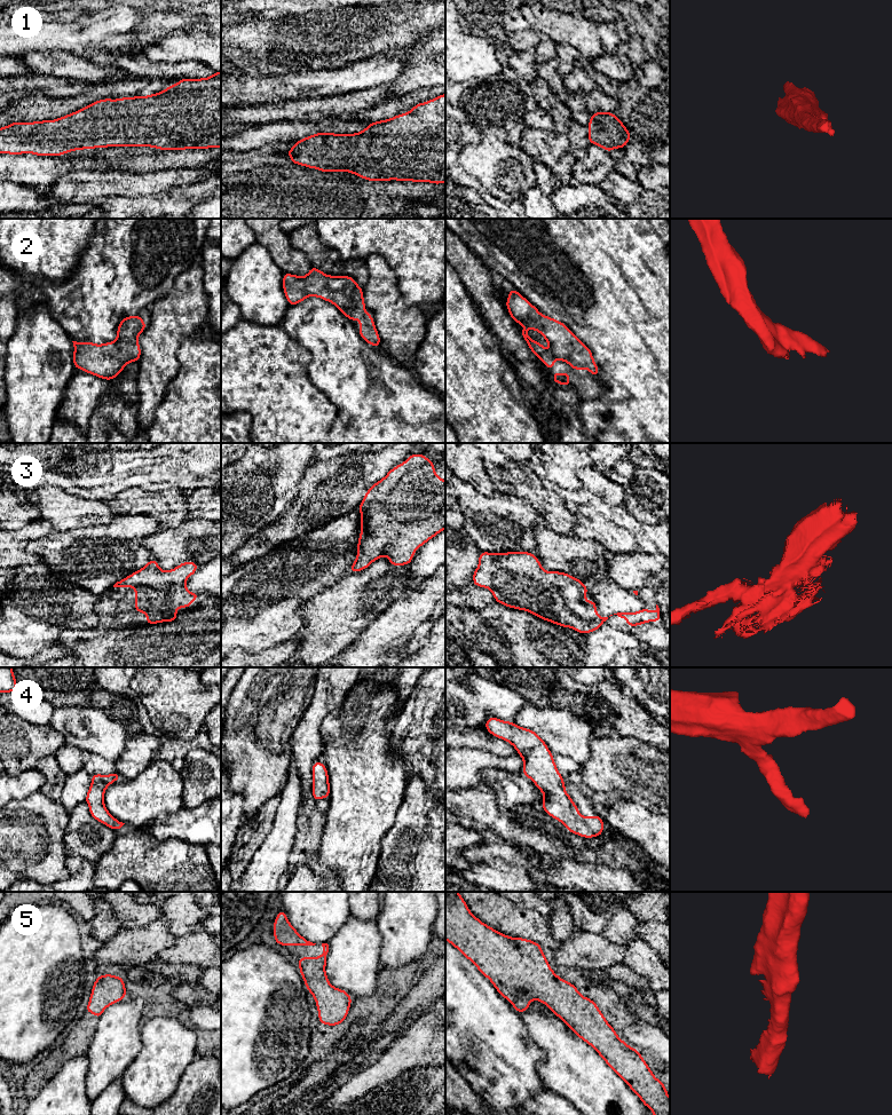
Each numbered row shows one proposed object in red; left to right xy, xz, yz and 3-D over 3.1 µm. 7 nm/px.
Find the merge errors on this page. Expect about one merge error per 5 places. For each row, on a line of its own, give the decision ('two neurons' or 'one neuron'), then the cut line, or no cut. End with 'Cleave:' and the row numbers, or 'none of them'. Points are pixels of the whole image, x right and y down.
1: one neuron; cut none
2: one neuron; cut none
3: one neuron; cut none
4: one neuron; cut none
5: one neuron; cut none
Cleave: none of them

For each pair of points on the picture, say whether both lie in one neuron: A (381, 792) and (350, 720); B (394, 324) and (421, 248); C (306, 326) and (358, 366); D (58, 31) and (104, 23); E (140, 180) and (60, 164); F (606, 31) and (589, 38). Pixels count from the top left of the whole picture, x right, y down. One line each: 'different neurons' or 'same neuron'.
A: same neuron
B: different neurons
C: same neuron
D: same neuron
E: different neurons
F: different neurons

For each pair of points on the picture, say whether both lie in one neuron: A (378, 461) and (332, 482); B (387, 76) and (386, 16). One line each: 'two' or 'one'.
A: one
B: two

